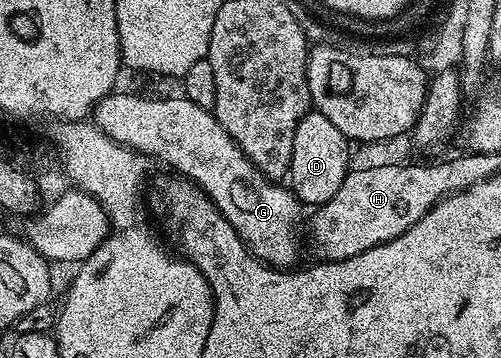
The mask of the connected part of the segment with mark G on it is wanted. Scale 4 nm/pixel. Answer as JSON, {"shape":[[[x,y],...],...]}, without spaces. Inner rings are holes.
{"shape":[[[111,92],[105,94],[94,106],[92,121],[95,126],[100,127],[105,134],[112,140],[132,148],[137,154],[144,154],[151,159],[159,158],[166,166],[171,166],[171,171],[185,176],[194,182],[206,193],[207,196],[216,204],[216,208],[236,228],[240,240],[244,243],[247,250],[258,259],[265,262],[268,266],[275,268],[290,268],[295,265],[298,258],[298,233],[303,233],[304,218],[302,222],[302,211],[304,206],[299,202],[297,196],[285,185],[279,184],[275,179],[261,174],[244,156],[244,152],[220,128],[220,124],[214,118],[213,113],[198,105],[192,104],[184,96],[178,98],[141,98],[138,94],[118,94]]]}

